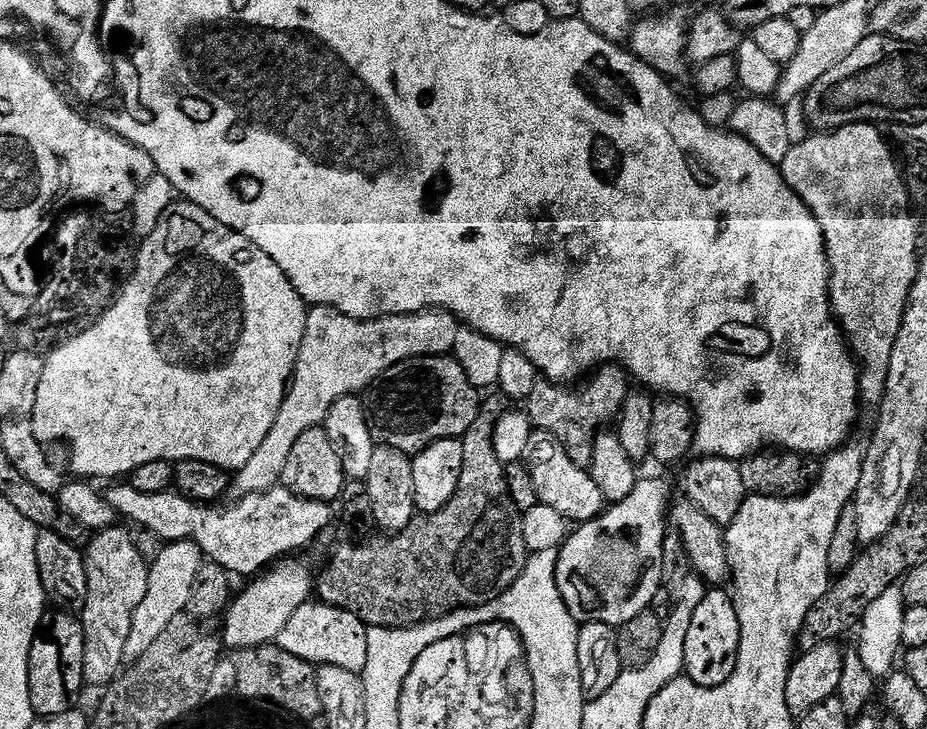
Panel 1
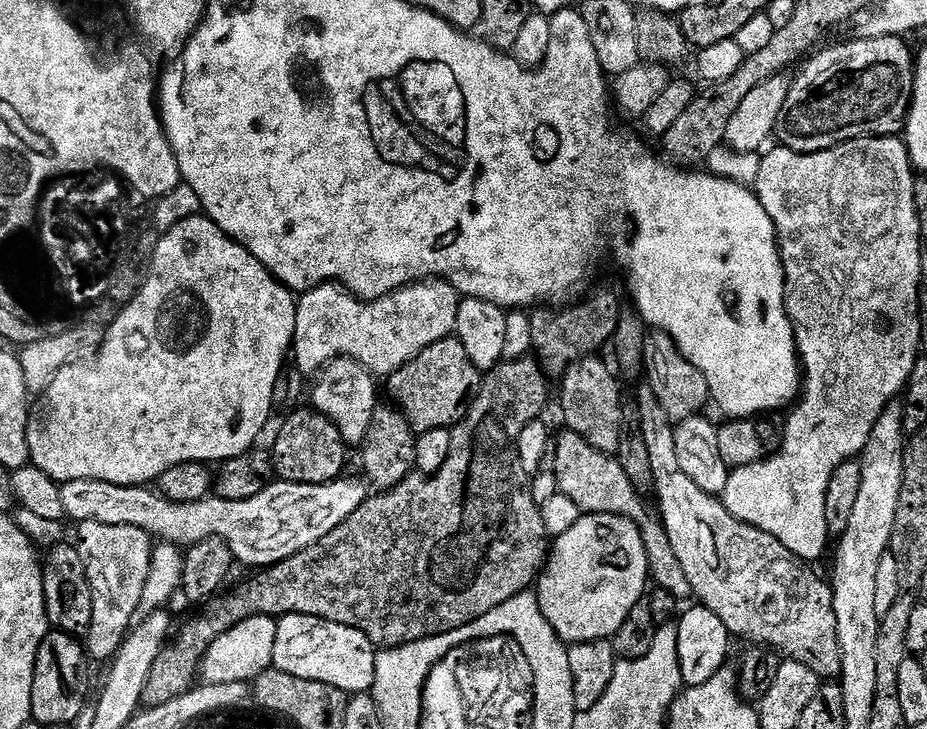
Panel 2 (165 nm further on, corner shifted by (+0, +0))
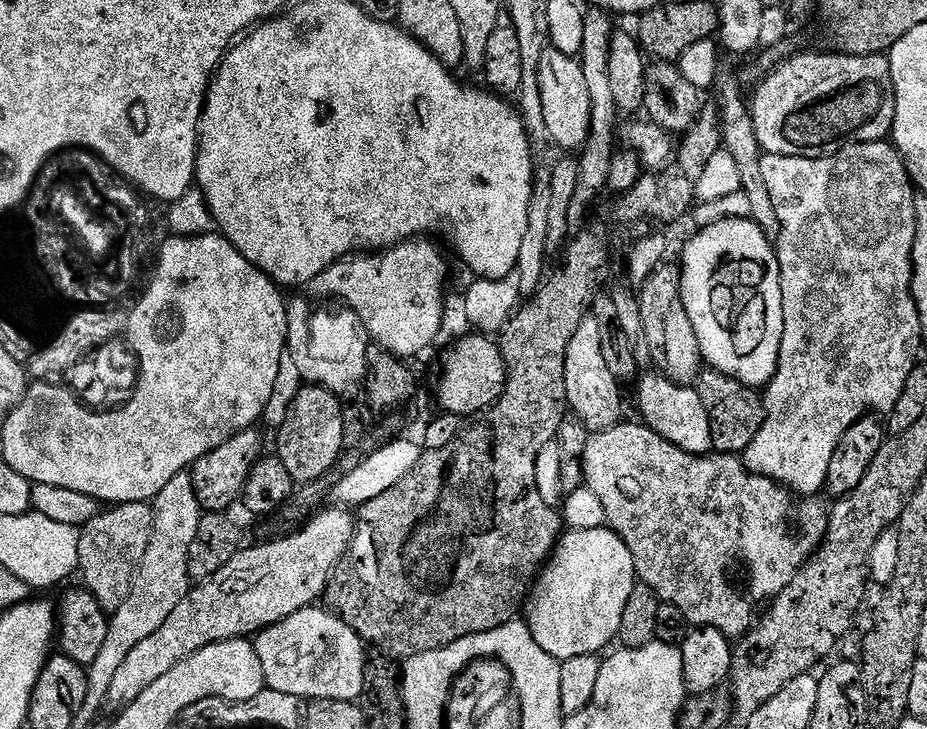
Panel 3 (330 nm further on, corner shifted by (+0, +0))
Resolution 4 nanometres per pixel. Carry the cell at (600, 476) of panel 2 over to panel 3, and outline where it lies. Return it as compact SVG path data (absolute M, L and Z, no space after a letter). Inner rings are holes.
M621 422L604 432L593 432L587 438L589 440L585 442L584 452L582 451L584 482L586 487L594 490L595 496L602 502L602 506L606 510L606 518L608 519L607 527L616 532L618 538L622 538L622 542L626 542L626 546L636 563L637 577L639 577L642 583L650 586L657 596L660 597L661 601L672 603L682 610L682 613L688 619L689 625L697 628L713 628L729 638L747 636L754 627L752 604L732 585L732 580L728 577L728 571L731 570L732 564L744 564L744 568L748 571L749 576L749 594L756 600L768 602L790 586L790 582L796 577L798 570L802 570L804 563L818 551L820 544L824 540L824 535L828 529L829 505L827 503L824 505L820 501L821 497L819 495L797 498L783 484L779 484L776 480L754 474L744 465L743 459L739 455L730 452L713 451L706 456L695 456L678 446L674 446L670 442L666 442L666 438L662 438L662 434L658 434L653 428L649 428L643 422L637 422L637 424Z

